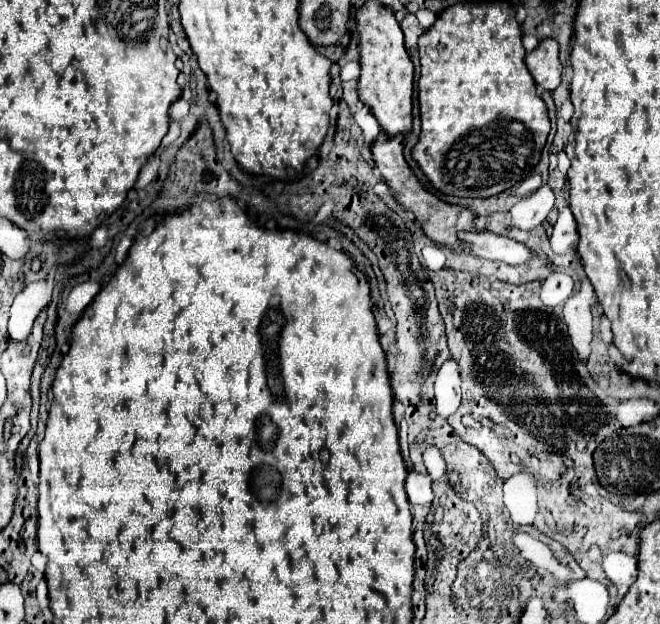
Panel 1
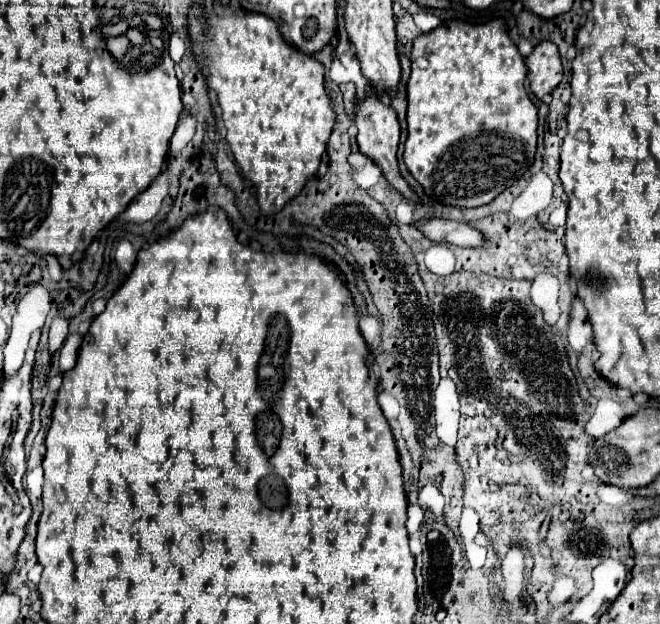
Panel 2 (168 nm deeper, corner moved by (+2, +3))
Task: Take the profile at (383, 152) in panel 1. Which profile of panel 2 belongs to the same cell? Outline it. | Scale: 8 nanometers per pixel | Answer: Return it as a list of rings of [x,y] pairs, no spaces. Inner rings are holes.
[[[367,97],[367,101],[363,105],[357,107],[357,121],[355,121],[359,133],[357,133],[357,145],[359,145],[359,151],[369,157],[373,163],[377,163],[385,175],[385,179],[405,197],[405,199],[411,199],[415,203],[419,203],[419,197],[417,193],[407,185],[407,181],[401,177],[401,171],[399,171],[399,163],[397,163],[397,147],[399,147],[399,121],[397,121],[397,115],[391,107],[383,105],[381,99],[377,97]]]

